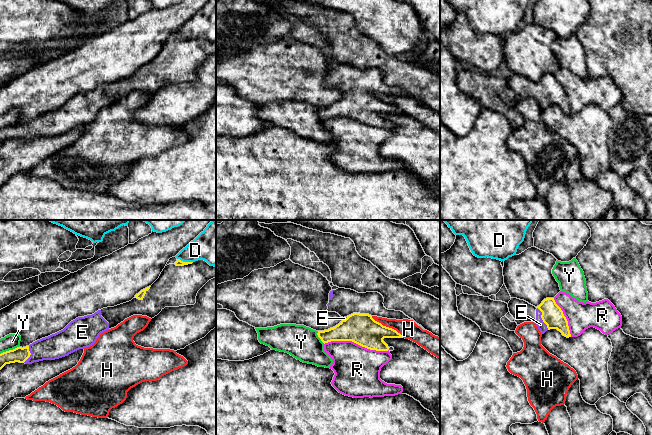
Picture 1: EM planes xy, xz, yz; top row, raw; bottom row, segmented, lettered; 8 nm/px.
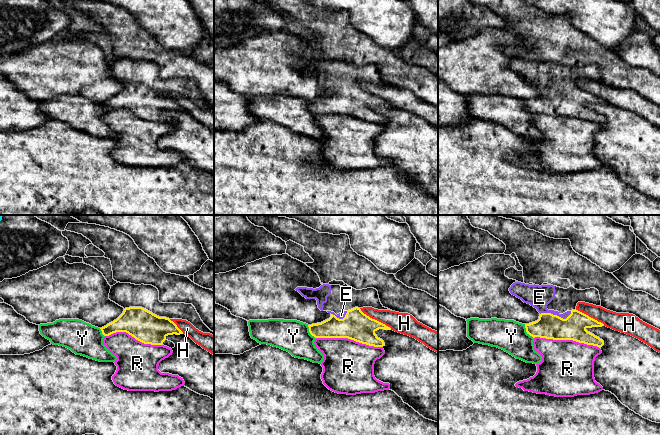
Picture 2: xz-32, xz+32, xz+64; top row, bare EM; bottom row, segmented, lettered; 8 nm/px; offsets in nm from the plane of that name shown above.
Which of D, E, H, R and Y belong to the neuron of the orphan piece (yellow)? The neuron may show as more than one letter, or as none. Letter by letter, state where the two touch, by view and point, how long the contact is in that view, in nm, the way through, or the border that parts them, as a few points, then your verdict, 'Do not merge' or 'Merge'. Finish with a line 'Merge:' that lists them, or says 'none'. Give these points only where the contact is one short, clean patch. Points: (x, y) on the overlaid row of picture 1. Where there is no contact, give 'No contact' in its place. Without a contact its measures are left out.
D: Touches yellow at xy (185, 262). Shared border 130 nm. Boundary: xy (177, 258), (192, 262). Do not merge
E: Touches yellow at yz (541, 317). Shared border 200 nm. Merge
H: Touches yellow at xz (387, 327). Shared border 320 nm. Do not merge
R: Touches yellow at xz (356, 343). Shared border 500 nm. Do not merge
Y: Touches yellow at xy (9, 350). Shared border 170 nm. Do not merge
Merge: E

